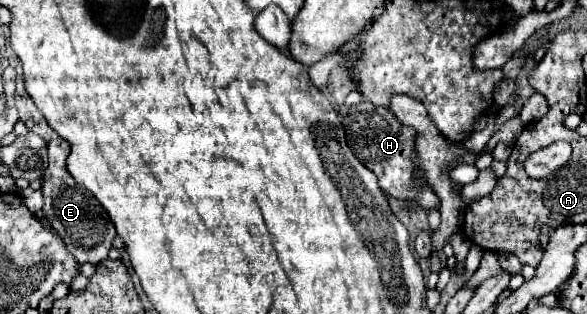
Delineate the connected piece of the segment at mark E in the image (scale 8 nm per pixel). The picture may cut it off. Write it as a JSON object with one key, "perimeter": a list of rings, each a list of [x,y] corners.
{"perimeter":[[[55,137],[47,143],[49,149],[49,167],[43,177],[43,213],[49,219],[53,231],[63,239],[67,251],[79,261],[79,263],[93,263],[107,259],[111,241],[117,235],[115,227],[107,215],[107,211],[99,205],[99,201],[85,189],[79,189],[75,179],[69,175],[65,167],[65,159],[69,155],[69,145],[61,137]]]}

